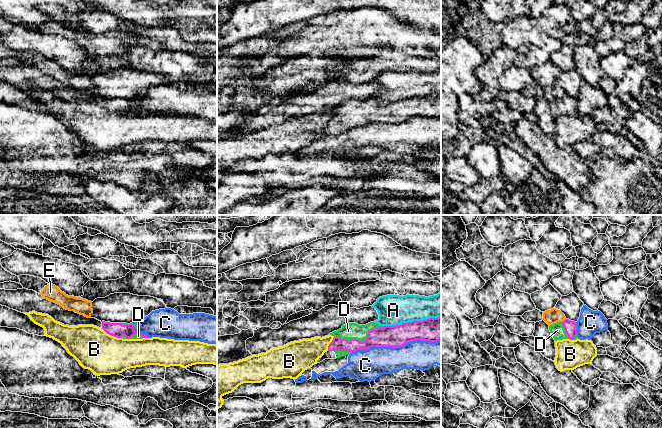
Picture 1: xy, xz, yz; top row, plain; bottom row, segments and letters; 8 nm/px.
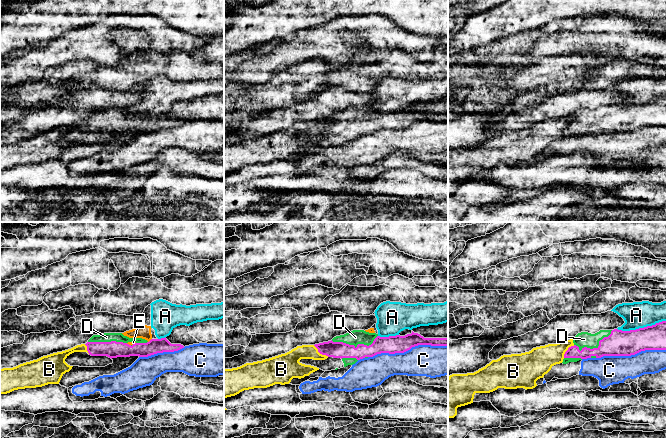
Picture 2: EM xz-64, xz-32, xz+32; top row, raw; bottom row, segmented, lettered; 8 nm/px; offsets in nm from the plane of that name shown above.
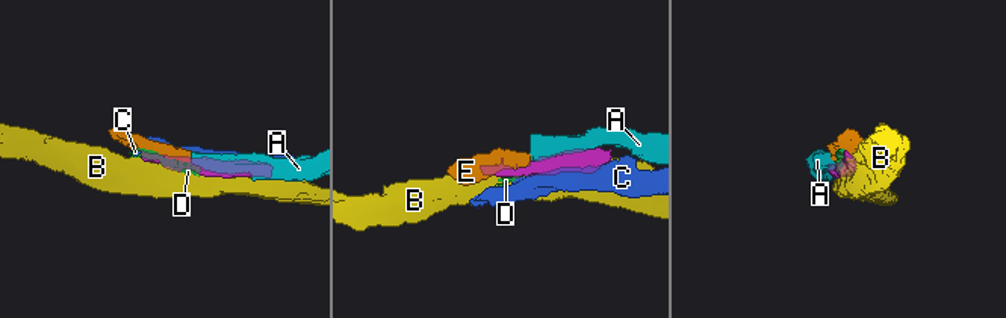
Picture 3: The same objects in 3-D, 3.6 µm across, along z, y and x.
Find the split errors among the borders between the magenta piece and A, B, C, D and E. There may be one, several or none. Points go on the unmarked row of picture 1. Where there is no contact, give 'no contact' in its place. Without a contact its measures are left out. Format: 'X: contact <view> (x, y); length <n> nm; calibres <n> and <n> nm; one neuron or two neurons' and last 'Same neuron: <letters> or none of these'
A: contact xz (410, 98); length 500 nm; calibres 190 and 240 nm; two neurons
B: contact xy (112, 111); length 170 nm; calibres 110 and 320 nm; two neurons
C: contact xz (401, 122); length 650 nm; calibres 180 and 240 nm; two neurons
D: contact xz (359, 117); length 380 nm; calibres 180 and 130 nm; one neuron
E: contact yz (564, 96); length 50 nm; calibres 100 and 120 nm; two neurons
Same neuron: D

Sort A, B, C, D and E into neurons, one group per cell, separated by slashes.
A E / B / C / D

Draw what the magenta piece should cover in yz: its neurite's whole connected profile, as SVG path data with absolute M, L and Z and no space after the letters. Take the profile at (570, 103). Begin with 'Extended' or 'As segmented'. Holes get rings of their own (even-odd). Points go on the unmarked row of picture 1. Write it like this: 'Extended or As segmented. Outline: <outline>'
Extended. Outline: M569 95L549 102L549 106L555 117L562 115L576 116L578 114L577 99Z

